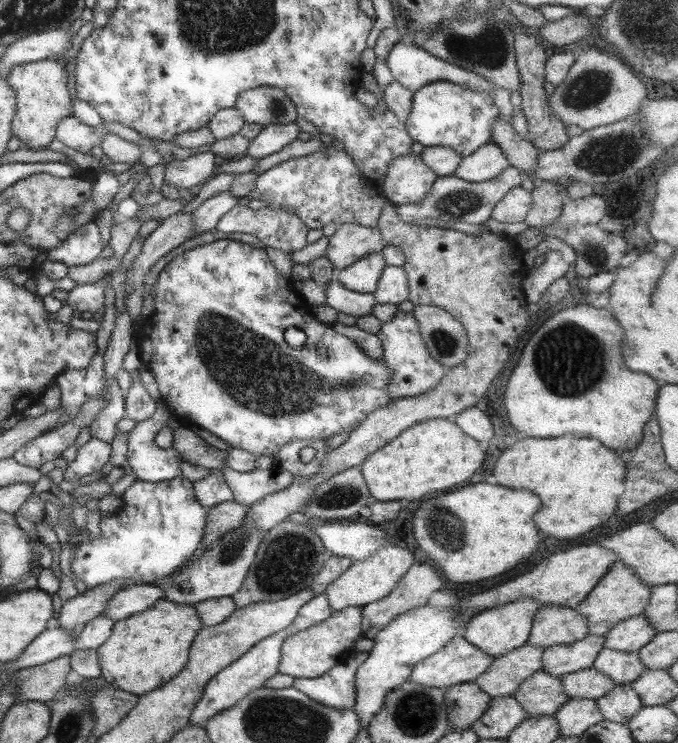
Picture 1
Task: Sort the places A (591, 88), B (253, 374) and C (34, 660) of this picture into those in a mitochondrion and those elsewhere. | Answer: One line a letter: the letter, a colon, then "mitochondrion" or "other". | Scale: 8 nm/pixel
A: mitochondrion
B: mitochondrion
C: other

